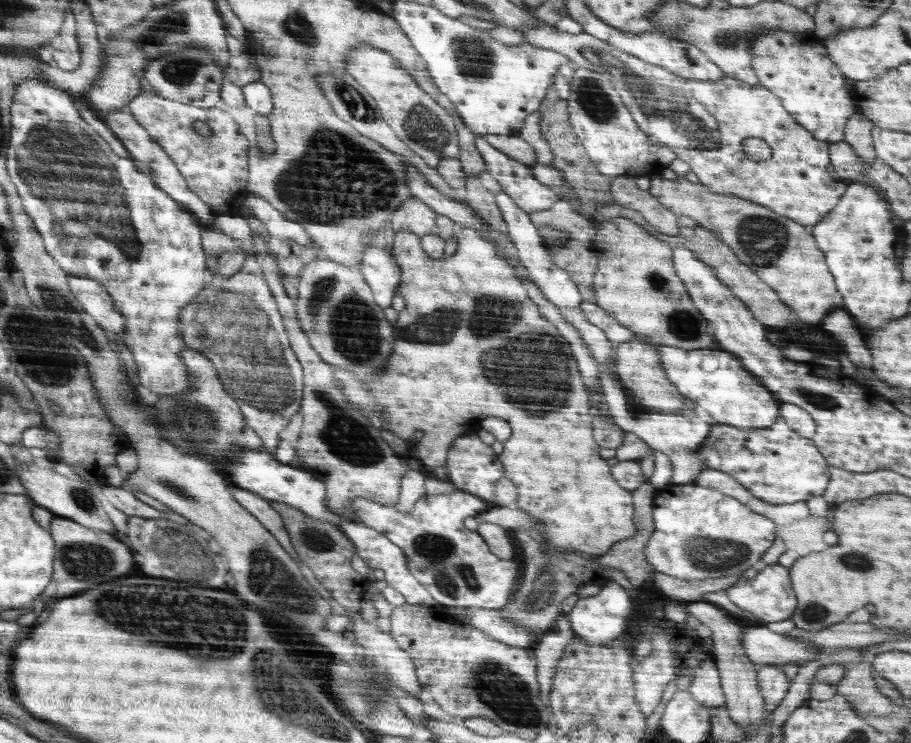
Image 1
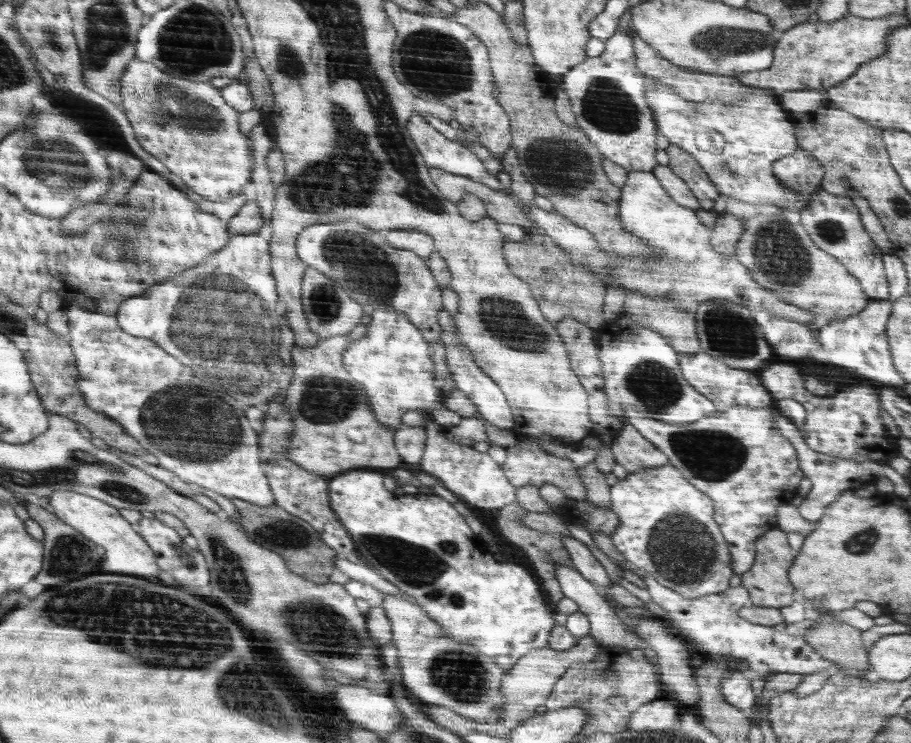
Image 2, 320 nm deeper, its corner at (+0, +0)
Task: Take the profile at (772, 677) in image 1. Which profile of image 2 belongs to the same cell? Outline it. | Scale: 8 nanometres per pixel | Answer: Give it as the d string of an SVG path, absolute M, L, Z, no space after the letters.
M734 671L726 677L720 685L720 692L728 704L744 710L755 704L754 688L751 679L754 673L746 671Z

